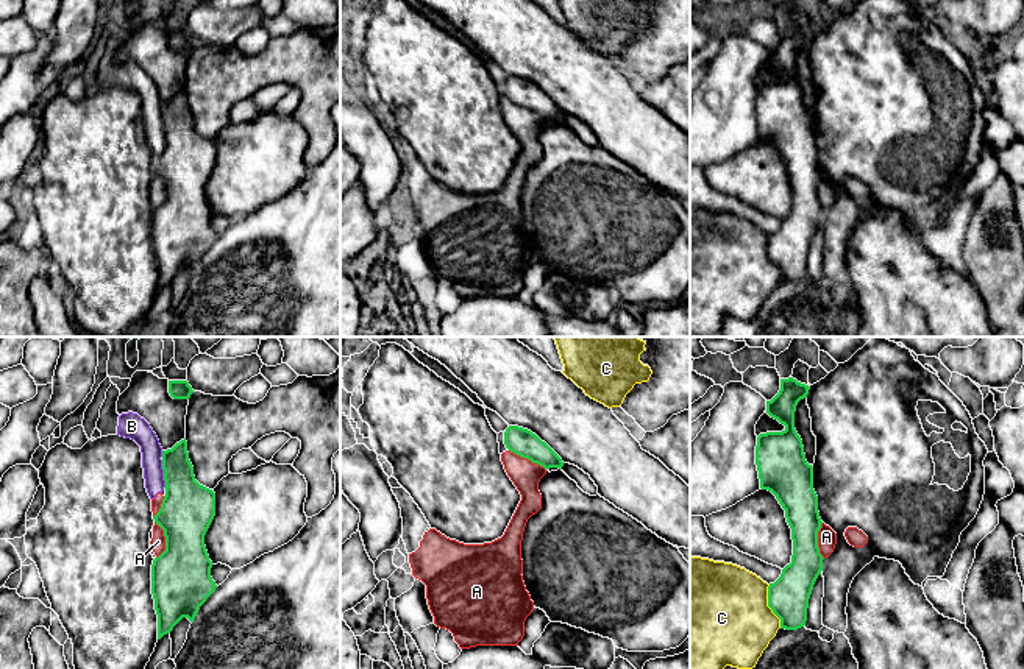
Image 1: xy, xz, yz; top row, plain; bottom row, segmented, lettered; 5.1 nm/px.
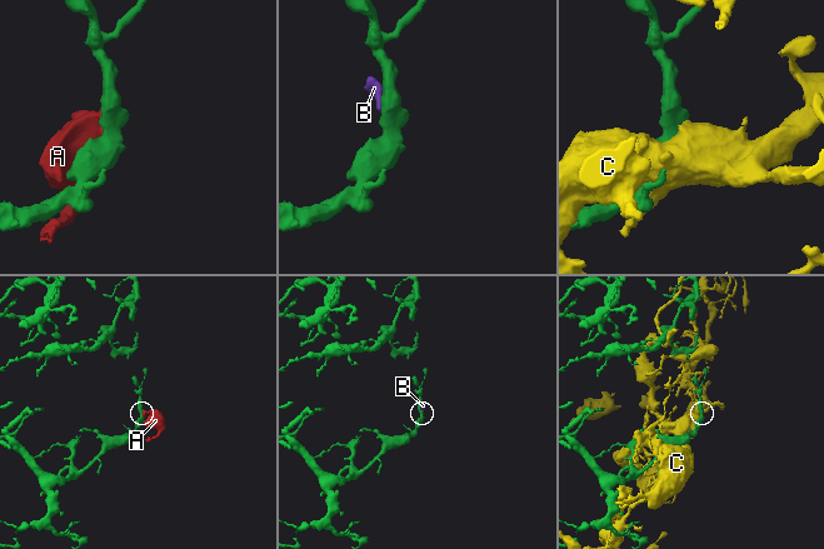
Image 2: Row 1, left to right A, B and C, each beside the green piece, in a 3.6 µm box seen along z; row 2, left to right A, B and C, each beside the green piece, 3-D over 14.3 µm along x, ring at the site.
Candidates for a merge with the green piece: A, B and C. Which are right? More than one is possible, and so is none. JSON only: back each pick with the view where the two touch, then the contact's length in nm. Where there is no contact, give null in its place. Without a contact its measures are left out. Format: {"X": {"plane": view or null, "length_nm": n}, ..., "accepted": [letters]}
{"accepted": []}

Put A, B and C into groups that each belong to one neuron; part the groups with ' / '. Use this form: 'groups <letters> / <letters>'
groups A B / C

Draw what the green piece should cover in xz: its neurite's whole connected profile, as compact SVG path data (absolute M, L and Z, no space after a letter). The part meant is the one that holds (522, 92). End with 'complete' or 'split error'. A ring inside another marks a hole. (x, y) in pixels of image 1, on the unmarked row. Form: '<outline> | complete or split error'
M509 76L504 83L504 95L510 103L537 114L545 120L562 120L564 117L562 109L528 80Z | complete

